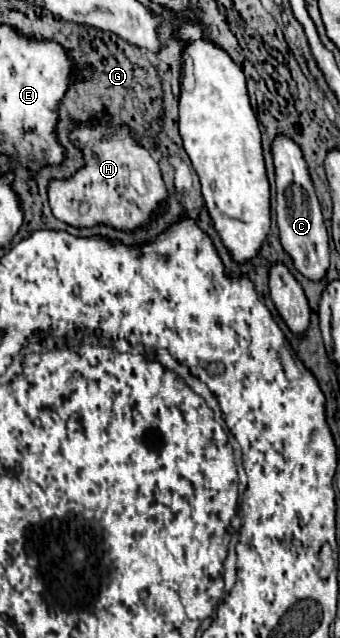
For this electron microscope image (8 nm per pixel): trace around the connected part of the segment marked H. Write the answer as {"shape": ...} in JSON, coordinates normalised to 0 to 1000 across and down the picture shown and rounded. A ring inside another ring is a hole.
{"shape":[[[306,182],[235,197],[206,216],[247,235],[253,260],[194,285],[147,285],[147,326],[171,345],[212,357],[324,354],[353,364],[400,364],[406,357],[435,354],[459,332],[482,329],[494,298],[471,276],[465,254],[447,248],[441,235],[400,223],[371,197],[335,201],[324,197],[318,182]]]}

